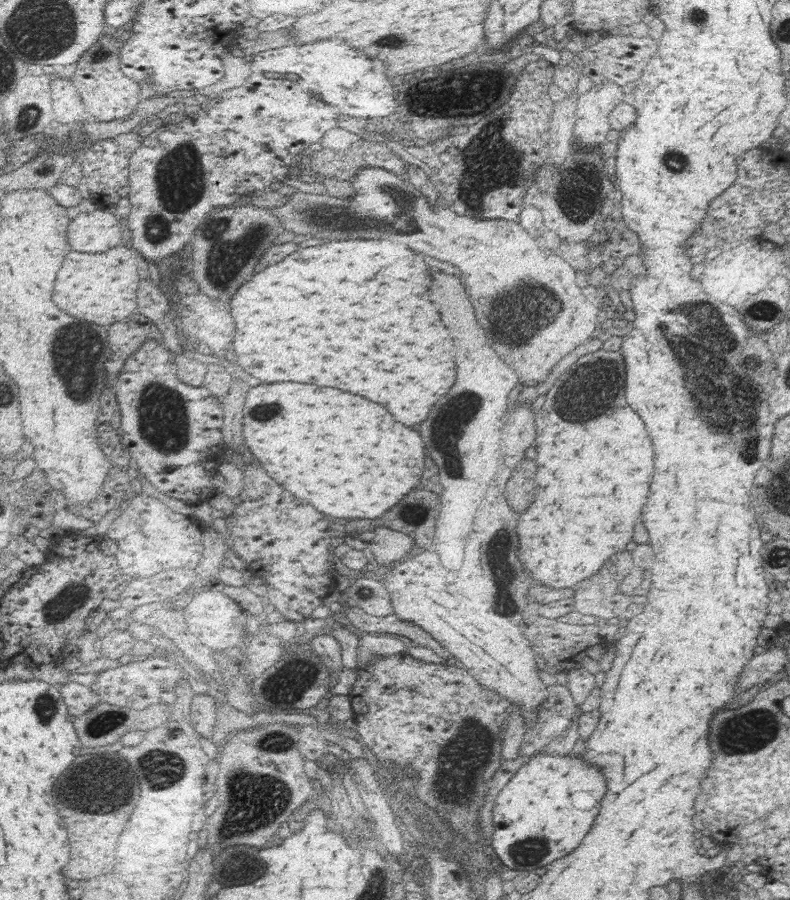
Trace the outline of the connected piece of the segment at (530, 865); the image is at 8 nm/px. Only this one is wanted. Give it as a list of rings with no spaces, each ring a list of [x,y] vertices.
[[[544,752],[532,756],[512,776],[512,780],[500,790],[500,794],[497,794],[491,806],[493,829],[489,832],[490,843],[493,853],[499,858],[499,863],[517,871],[536,870],[572,852],[580,844],[580,840],[586,836],[590,826],[594,824],[604,792],[606,792],[604,772],[596,764],[588,764],[576,756],[574,758],[572,756],[550,756]]]

